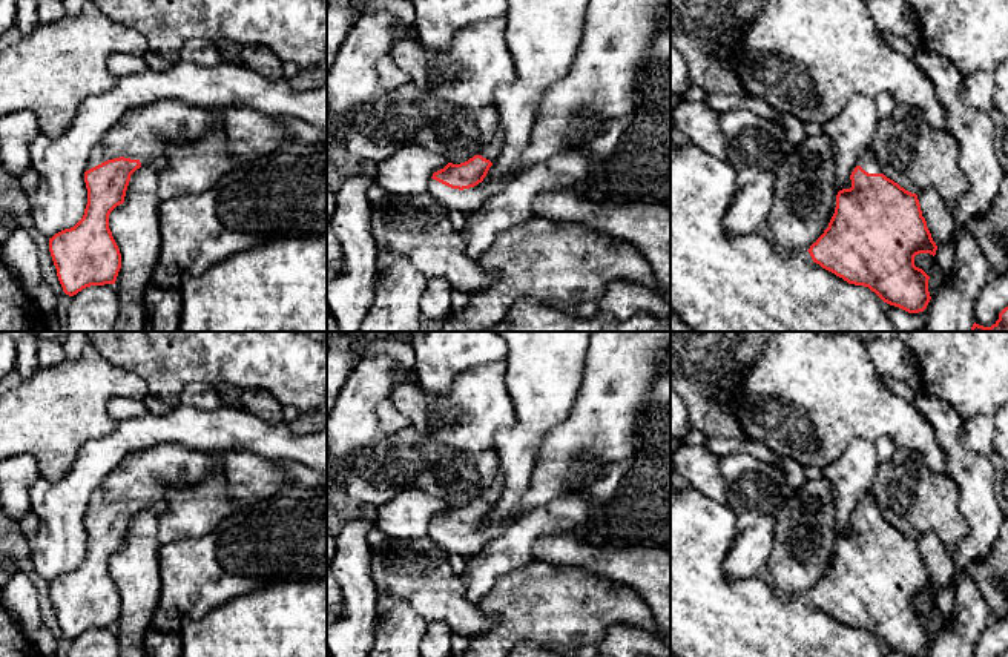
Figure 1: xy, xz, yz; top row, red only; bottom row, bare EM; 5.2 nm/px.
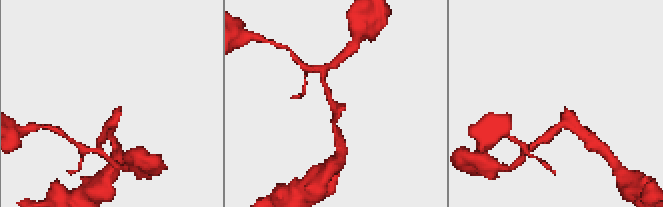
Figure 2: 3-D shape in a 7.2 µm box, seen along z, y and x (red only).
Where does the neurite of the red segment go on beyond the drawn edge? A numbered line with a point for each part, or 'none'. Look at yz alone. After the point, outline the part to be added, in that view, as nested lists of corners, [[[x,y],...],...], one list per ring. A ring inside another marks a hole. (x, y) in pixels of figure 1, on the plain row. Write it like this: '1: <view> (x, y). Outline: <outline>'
1: yz (869, 507). Outline: [[[875,497],[864,499],[858,510],[861,510],[868,517],[882,517],[882,513],[875,500]]]

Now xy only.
1: xy (144, 476). Outline: [[[161,444],[130,453],[109,474],[104,487],[87,505],[86,514],[114,502],[138,503],[141,511],[163,508],[175,480],[199,484],[219,473],[222,456],[190,450],[178,444]]]

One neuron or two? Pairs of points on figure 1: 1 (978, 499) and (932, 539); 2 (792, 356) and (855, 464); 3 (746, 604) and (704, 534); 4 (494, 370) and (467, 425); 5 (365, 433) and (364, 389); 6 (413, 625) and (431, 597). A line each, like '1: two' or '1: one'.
1: two
2: two
3: one
4: one
5: one
6: two

